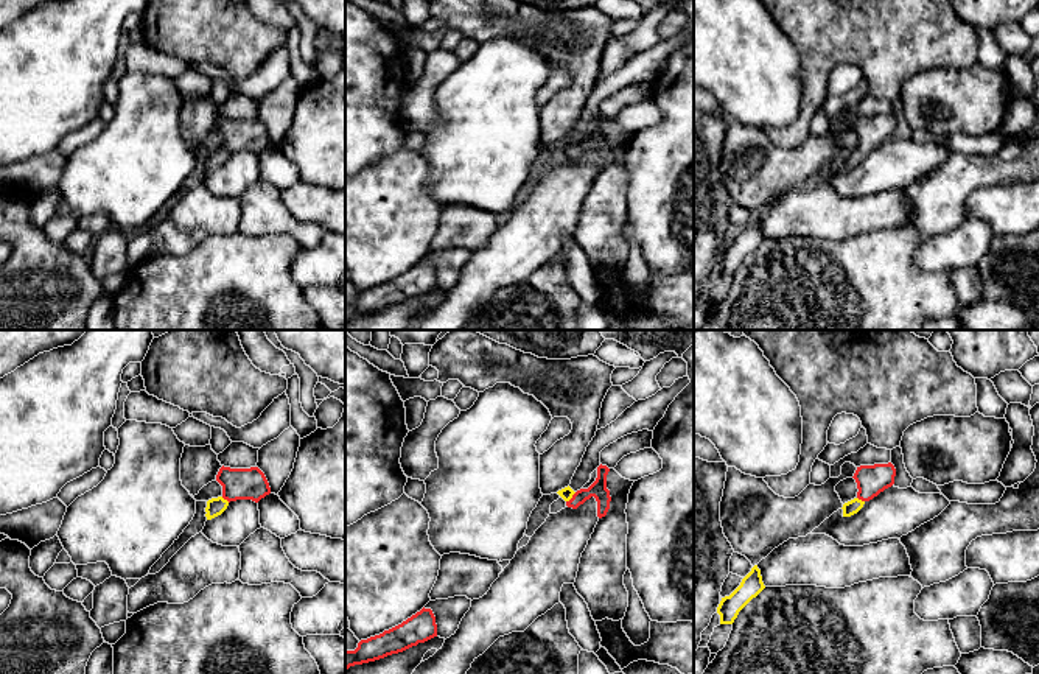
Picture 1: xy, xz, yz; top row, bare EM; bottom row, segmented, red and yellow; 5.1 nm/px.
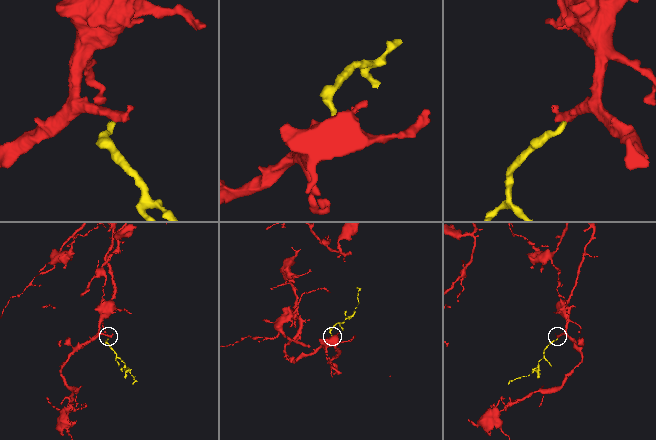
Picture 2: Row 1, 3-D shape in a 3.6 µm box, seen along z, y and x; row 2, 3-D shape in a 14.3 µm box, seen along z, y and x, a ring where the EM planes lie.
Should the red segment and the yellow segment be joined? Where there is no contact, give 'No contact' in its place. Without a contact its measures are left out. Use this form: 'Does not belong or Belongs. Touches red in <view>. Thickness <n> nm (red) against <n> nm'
Belongs. Touches red in xz. Thickness 90 nm (red) against 70 nm

